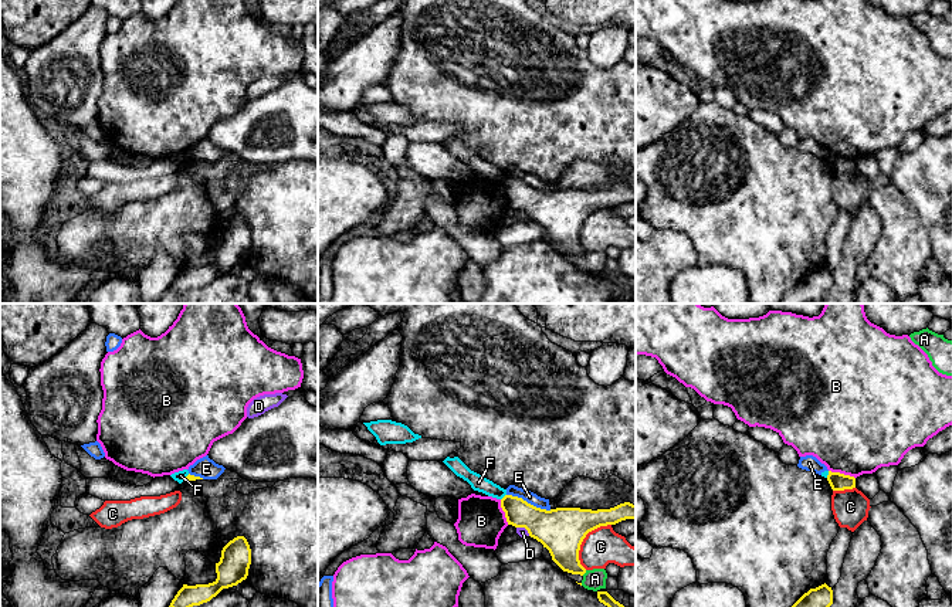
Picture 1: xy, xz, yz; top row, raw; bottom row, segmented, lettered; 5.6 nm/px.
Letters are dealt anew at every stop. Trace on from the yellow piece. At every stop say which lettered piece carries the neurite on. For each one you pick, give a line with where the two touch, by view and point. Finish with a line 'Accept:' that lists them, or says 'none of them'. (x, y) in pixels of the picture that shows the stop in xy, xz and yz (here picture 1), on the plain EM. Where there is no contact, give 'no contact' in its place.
Accept: none of them

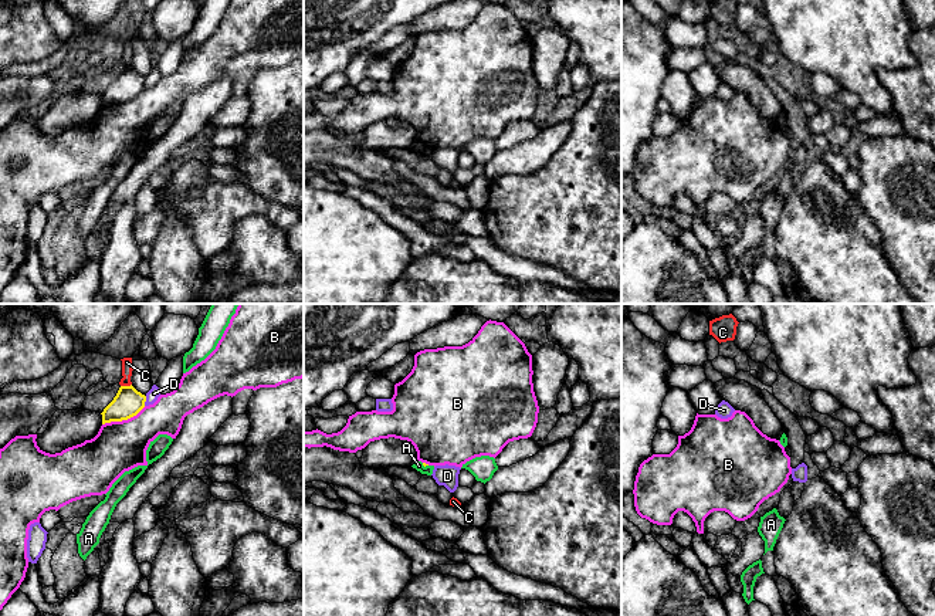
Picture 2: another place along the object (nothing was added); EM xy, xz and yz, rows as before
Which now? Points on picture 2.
Accept: none of them

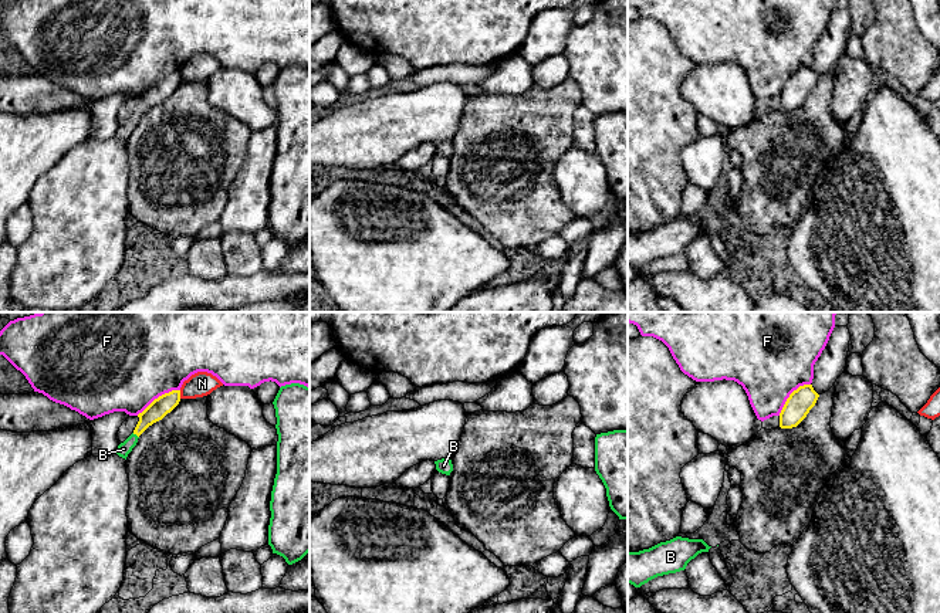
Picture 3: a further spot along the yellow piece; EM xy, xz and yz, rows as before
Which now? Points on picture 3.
B: contact xy (135, 115)
Accept: B

